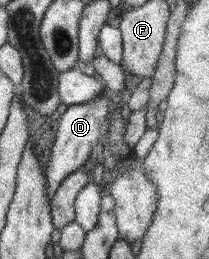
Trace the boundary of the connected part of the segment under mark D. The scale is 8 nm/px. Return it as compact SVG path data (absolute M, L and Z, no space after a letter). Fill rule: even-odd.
M106 91L103 95L99 95L97 99L93 99L93 101L68 106L63 114L58 115L59 128L57 129L57 137L55 137L51 153L49 153L49 163L45 165L43 171L43 174L45 174L46 197L49 201L54 199L61 181L67 175L80 170L88 161L93 147L99 140L104 139L103 133L105 133L109 121L108 103L109 97L107 97Z

